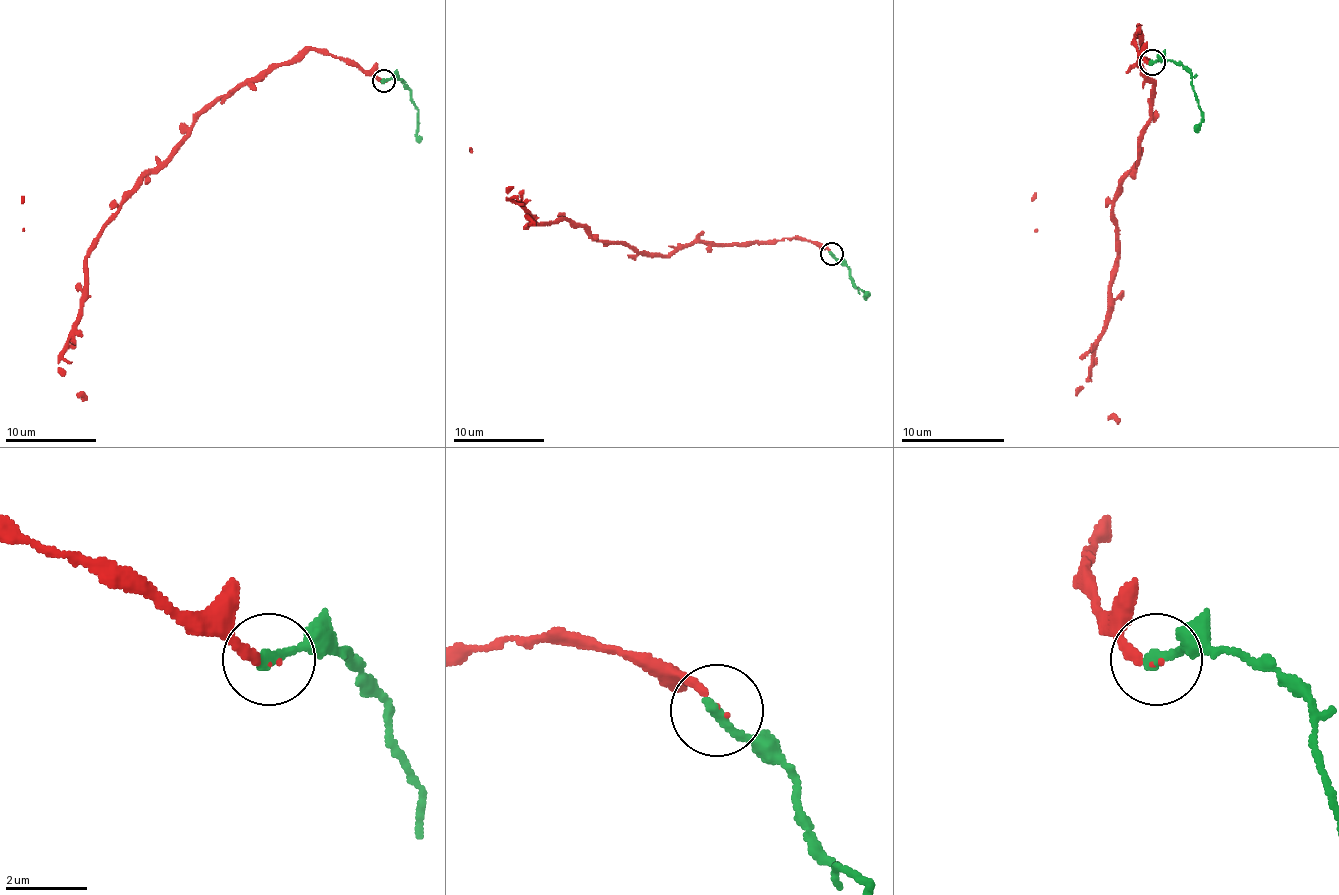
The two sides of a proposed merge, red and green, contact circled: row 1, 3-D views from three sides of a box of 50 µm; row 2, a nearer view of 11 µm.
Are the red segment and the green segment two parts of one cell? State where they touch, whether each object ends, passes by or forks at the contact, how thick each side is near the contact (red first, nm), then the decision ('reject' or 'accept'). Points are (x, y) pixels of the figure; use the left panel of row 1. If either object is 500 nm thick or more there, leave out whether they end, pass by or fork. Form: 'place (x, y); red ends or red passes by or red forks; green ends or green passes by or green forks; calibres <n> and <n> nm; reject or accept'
place (384, 81); red ends; green ends; calibres 160 and 280 nm; accept

